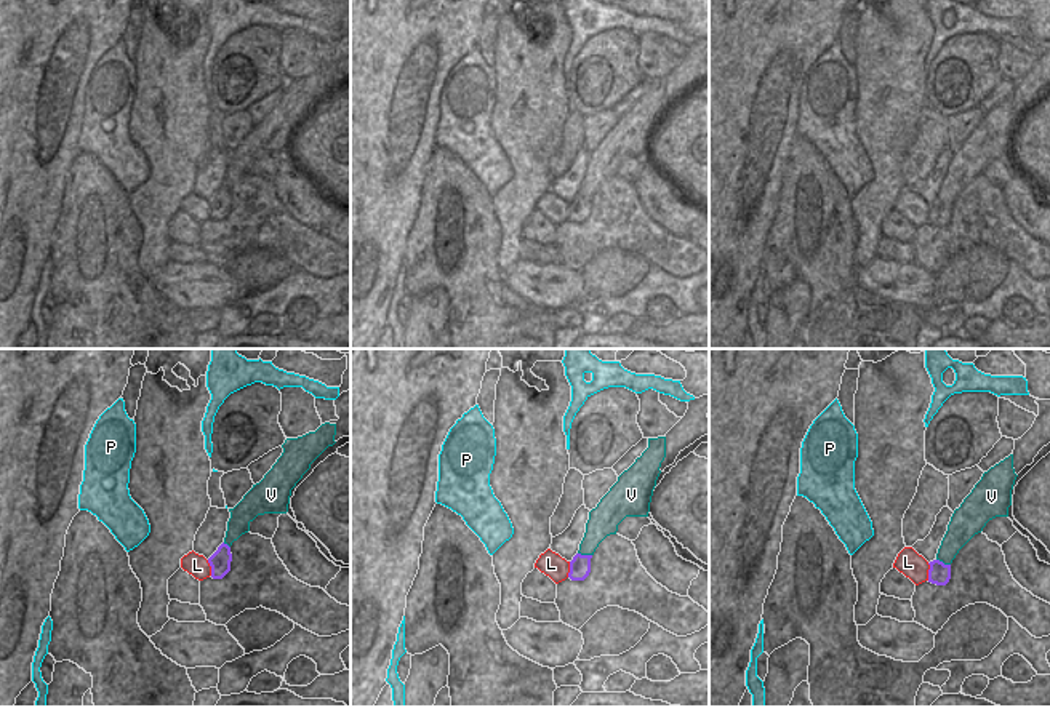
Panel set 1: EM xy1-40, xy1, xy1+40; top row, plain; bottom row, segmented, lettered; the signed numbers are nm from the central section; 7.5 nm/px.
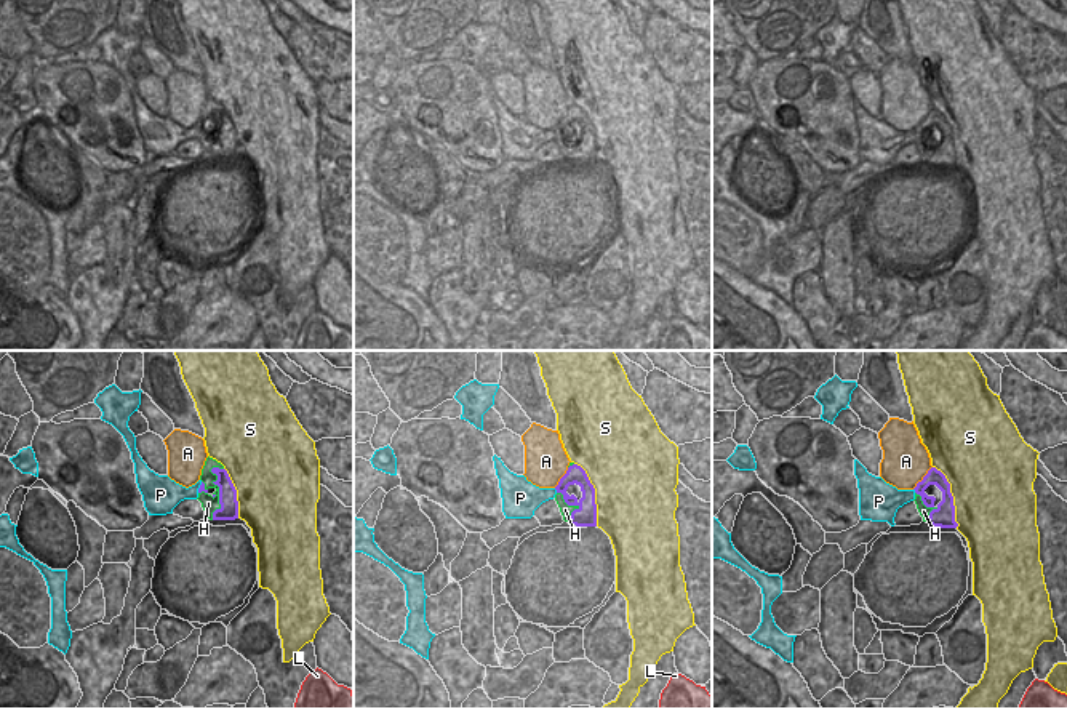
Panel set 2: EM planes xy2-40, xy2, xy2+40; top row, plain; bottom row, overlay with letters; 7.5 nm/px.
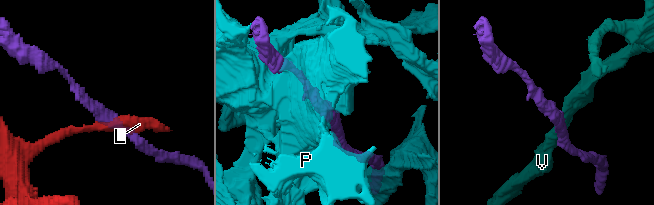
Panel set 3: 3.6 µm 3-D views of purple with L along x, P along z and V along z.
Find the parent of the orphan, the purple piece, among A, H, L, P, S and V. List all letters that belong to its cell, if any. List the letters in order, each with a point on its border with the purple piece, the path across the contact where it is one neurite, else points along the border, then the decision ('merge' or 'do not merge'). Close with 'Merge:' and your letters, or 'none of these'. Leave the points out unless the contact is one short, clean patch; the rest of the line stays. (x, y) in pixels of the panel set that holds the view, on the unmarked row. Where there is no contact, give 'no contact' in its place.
A: xy2+40 (923, 119) | along xy2+40 (931, 108), (912, 130) | do not merge
H: xy2-40 (219, 133) | merge
L: xy1+40 (929, 213) | along xy1+40 (927, 205), (929, 221) | do not merge
P: xy2 (555, 130) | do not merge
S: xy2 (594, 135) | do not merge
V: xy1 (585, 197) | do not merge
Merge: H

